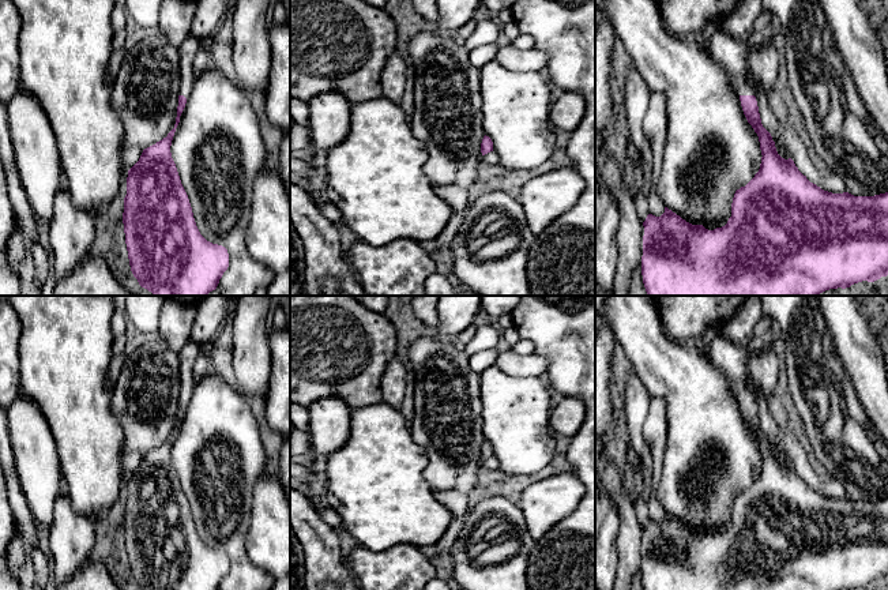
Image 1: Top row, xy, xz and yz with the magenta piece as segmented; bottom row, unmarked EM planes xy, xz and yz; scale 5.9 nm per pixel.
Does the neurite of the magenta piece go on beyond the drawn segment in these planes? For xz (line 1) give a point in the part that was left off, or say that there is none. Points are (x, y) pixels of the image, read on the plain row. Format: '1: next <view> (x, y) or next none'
1: next none

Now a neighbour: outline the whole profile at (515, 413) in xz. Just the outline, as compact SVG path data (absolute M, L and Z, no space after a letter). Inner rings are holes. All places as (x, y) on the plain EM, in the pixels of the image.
M496 364L479 373L482 402L482 433L493 447L498 470L507 476L531 476L546 467L554 458L557 436L549 425L550 387L543 377L516 377Z

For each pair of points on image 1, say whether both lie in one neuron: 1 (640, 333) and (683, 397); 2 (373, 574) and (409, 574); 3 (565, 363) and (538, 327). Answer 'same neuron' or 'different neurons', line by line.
1: same neuron
2: same neuron
3: same neuron

